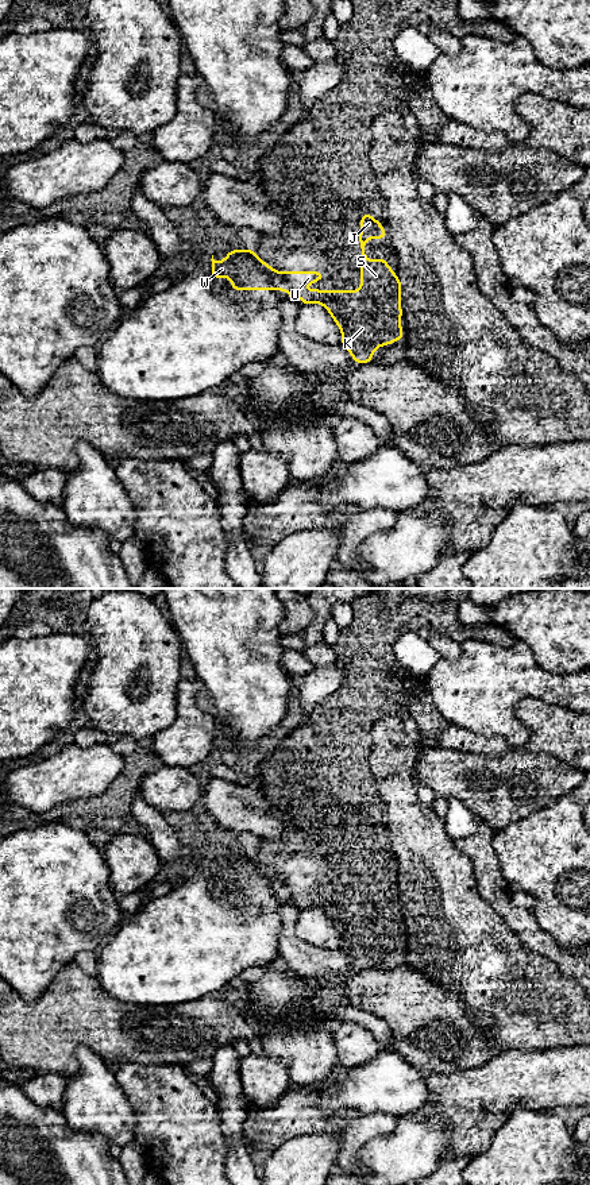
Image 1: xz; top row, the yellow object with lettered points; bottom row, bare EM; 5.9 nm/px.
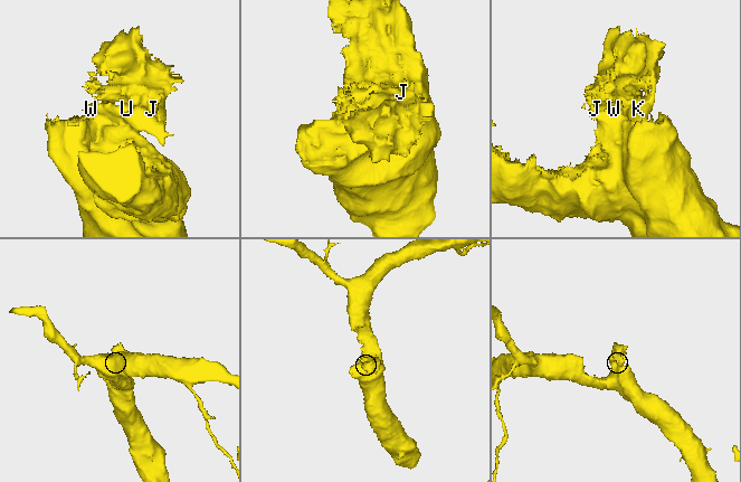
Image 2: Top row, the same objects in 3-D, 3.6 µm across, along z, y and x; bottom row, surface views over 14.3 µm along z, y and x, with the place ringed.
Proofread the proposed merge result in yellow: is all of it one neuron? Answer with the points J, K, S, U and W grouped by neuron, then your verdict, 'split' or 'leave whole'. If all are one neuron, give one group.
groups J K S U / W; split

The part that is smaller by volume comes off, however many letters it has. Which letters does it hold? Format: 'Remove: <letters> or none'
Remove: J, K, S, U

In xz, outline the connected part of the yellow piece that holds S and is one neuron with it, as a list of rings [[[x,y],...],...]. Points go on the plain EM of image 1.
[[[370,818],[360,822],[360,893],[359,895],[304,895],[304,903],[298,906],[298,896],[305,889],[315,885],[323,885],[324,879],[320,876],[275,876],[270,869],[275,884],[286,884],[293,893],[289,903],[300,910],[320,908],[323,910],[342,937],[342,950],[351,958],[354,968],[371,968],[373,957],[378,952],[394,949],[405,941],[401,934],[401,884],[390,873],[386,864],[375,862],[370,865],[366,861],[367,844],[386,844],[383,830]]]

